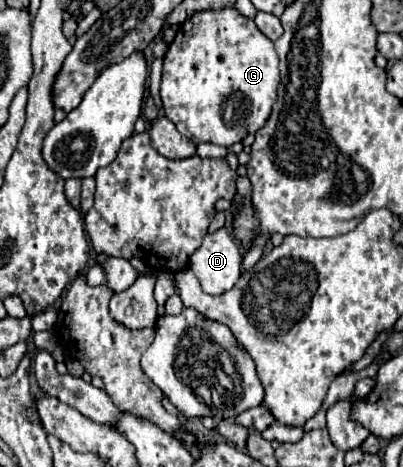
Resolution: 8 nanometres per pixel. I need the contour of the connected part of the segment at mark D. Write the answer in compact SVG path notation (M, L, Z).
M226 227L208 233L190 257L190 269L196 273L202 289L208 295L222 295L230 291L240 279L242 255L236 239Z

